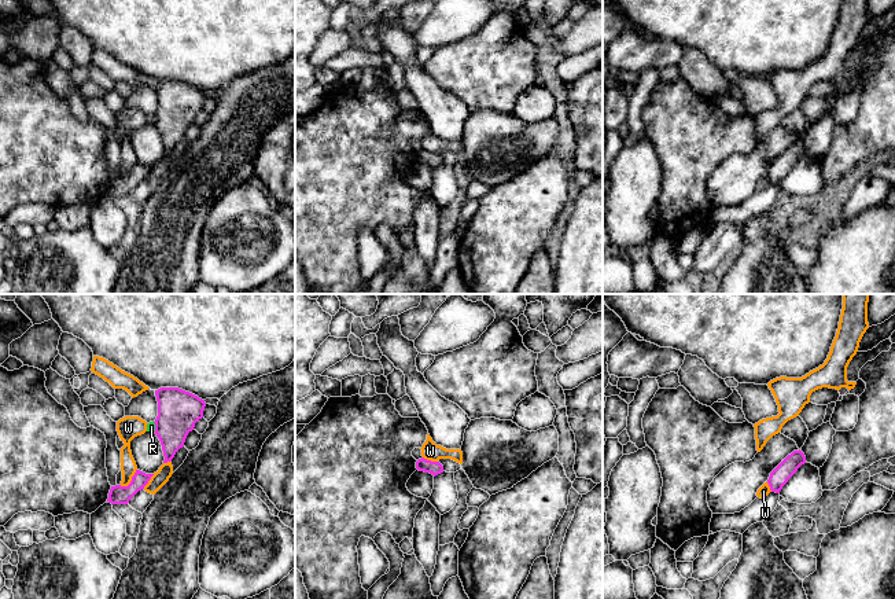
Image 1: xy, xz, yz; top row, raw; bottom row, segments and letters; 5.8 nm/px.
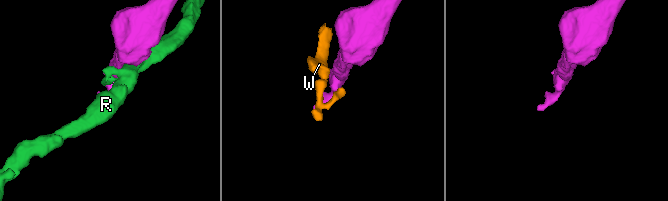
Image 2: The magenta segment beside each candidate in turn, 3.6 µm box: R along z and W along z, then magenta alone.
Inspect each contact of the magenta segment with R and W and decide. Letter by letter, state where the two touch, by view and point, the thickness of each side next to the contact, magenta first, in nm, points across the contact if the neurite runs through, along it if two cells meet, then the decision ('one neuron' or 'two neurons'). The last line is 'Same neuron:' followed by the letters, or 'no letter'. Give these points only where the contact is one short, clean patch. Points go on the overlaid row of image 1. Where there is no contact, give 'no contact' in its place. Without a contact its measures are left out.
R: xy (155, 427) | 240/50 nm | two neurons
W: xy (132, 480) | 110/100 nm | two neurons
Same neuron: no letter

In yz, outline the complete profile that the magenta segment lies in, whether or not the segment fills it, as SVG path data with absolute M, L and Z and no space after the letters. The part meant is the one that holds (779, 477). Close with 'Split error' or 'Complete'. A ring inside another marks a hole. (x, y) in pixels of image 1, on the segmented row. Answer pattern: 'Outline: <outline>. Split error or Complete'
Outline: M793 451L788 455L771 473L767 479L771 492L780 493L788 479L798 471L798 468L806 463L804 453Z. Complete

